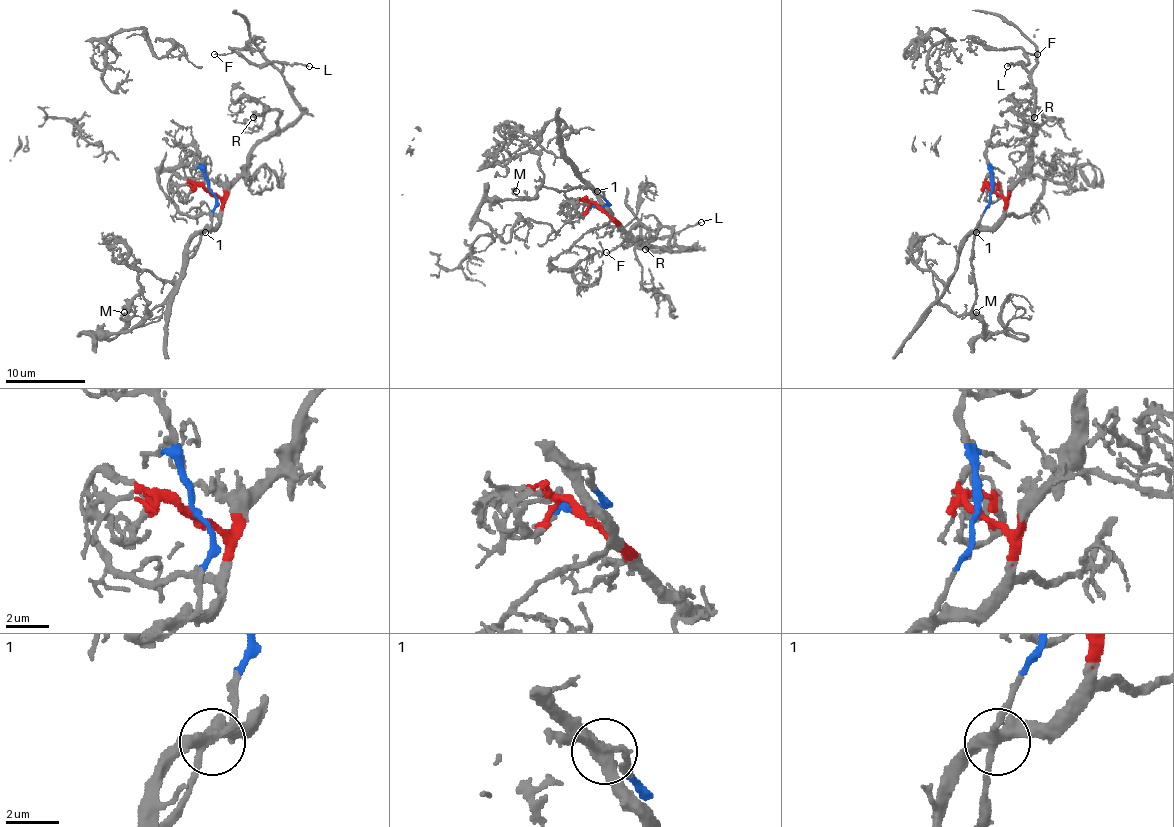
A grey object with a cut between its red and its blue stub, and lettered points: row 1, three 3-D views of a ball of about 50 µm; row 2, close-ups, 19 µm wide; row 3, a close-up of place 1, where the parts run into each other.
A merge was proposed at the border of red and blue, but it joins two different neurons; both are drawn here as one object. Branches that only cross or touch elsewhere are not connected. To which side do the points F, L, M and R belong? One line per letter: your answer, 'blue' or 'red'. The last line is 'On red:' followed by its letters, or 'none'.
F: red
L: red
M: blue
R: red
On red: F, L, R

